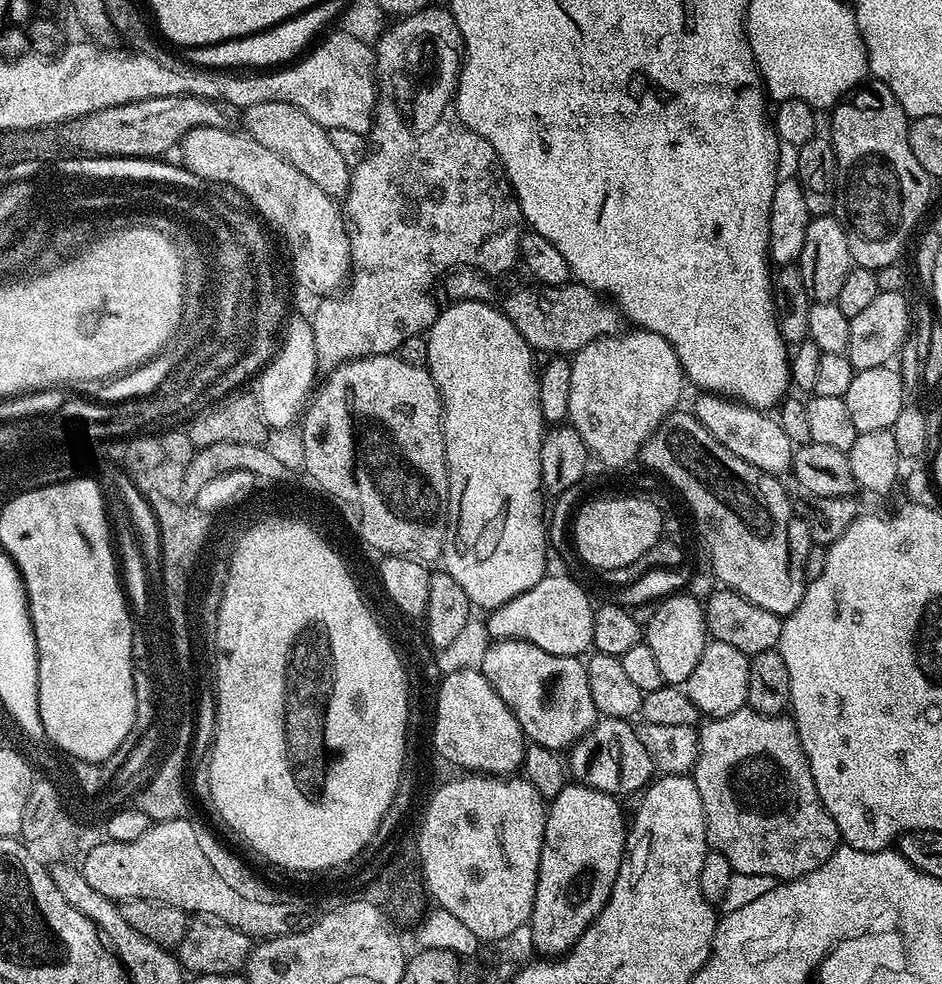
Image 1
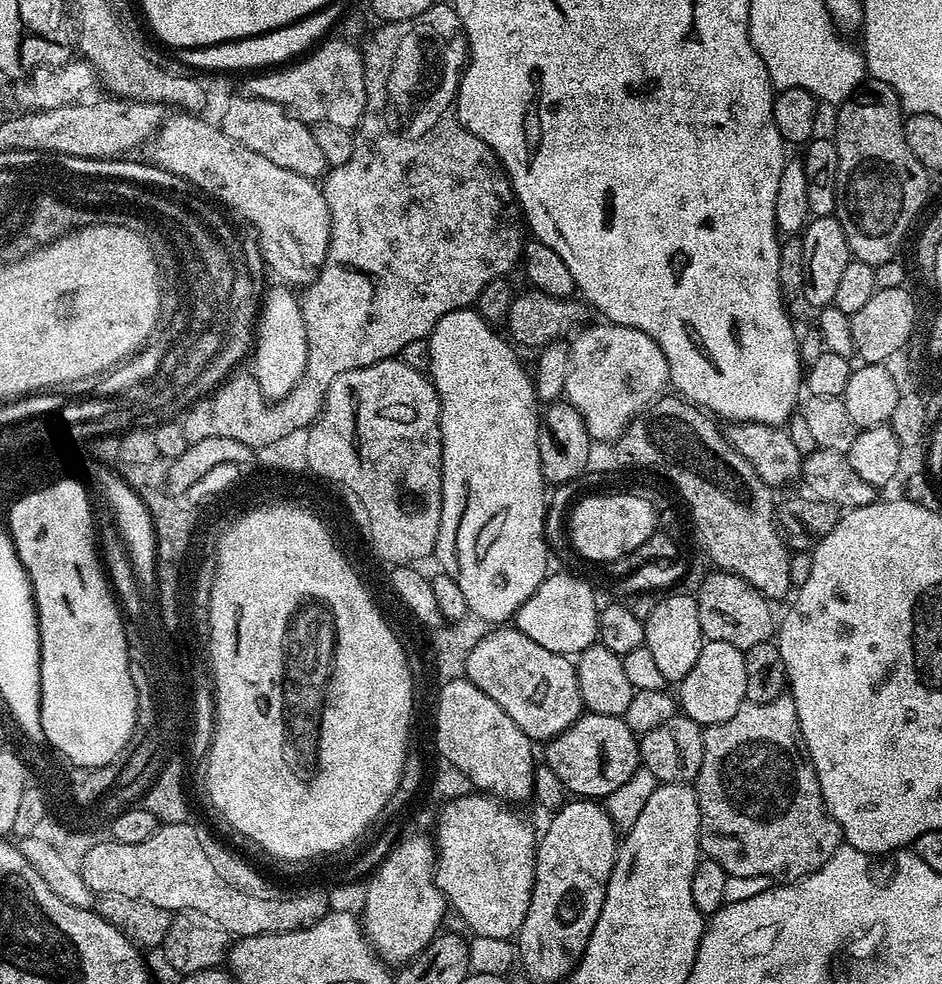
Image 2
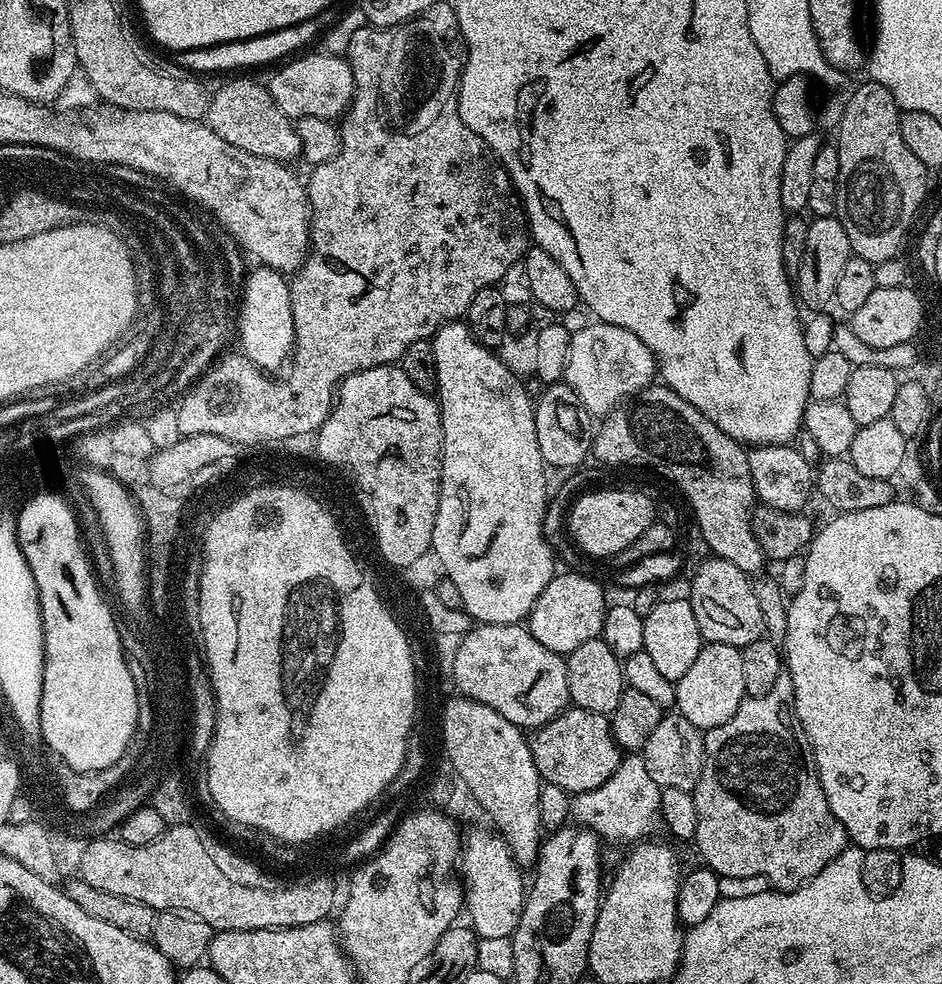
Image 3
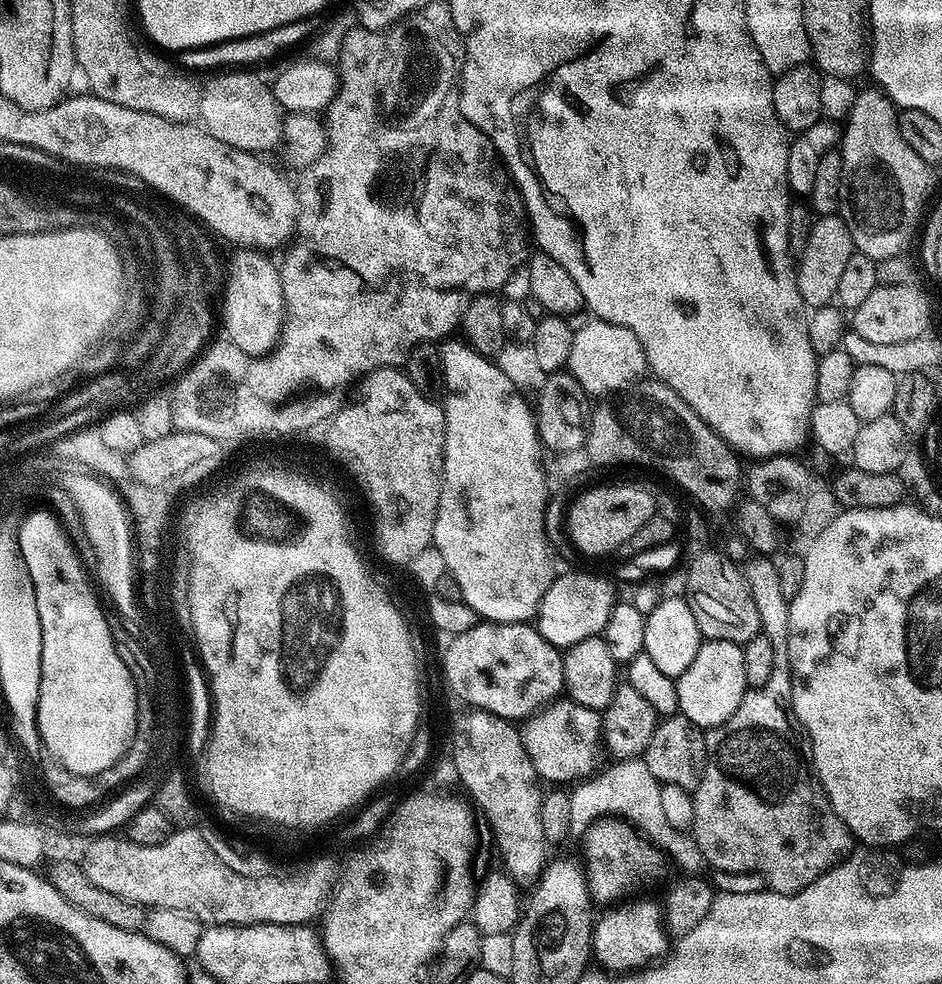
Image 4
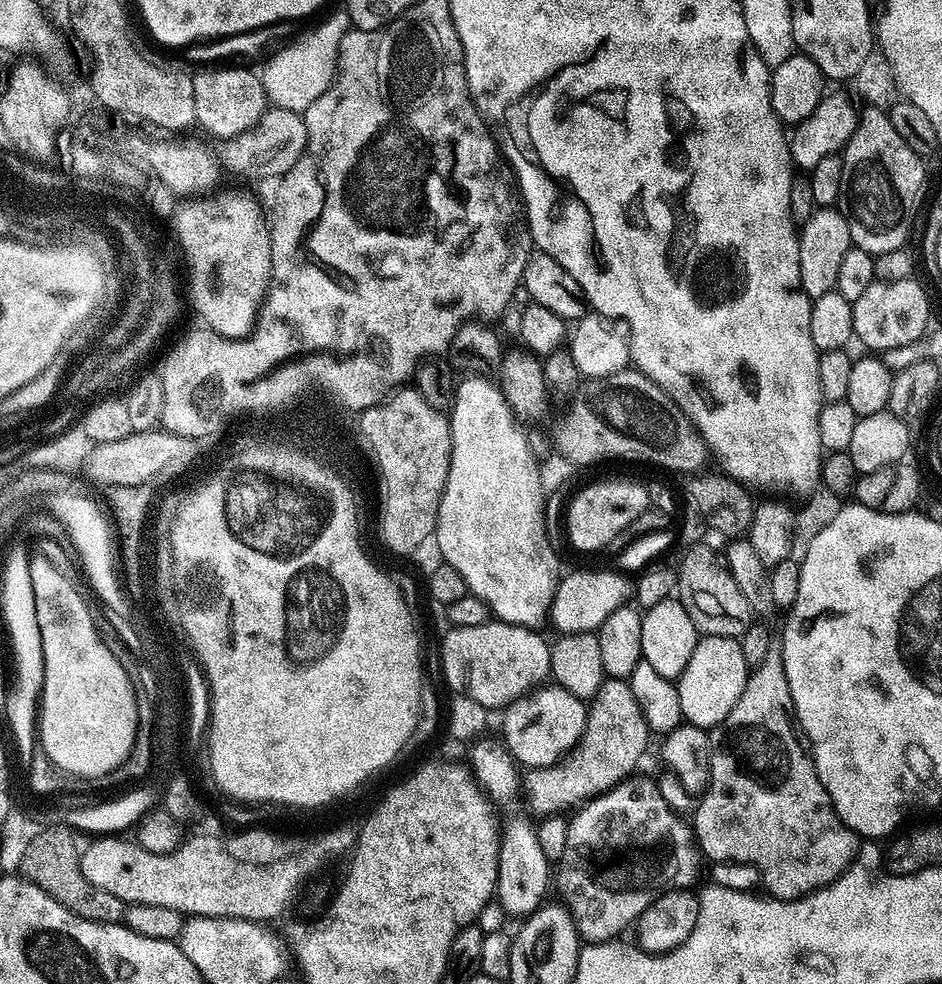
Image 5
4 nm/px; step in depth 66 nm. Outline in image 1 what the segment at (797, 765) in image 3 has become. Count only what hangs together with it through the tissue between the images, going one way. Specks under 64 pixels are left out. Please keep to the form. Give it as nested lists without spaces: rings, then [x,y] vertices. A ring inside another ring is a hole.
[[[745,706],[729,716],[712,718],[701,723],[698,731],[700,733],[698,758],[696,759],[696,767],[692,769],[690,775],[692,781],[698,786],[698,794],[702,794],[704,821],[706,822],[711,851],[725,855],[730,862],[733,873],[740,875],[741,872],[744,876],[773,876],[771,879],[776,882],[797,880],[799,876],[805,876],[818,870],[818,866],[822,866],[822,862],[826,862],[826,858],[830,858],[830,854],[834,854],[836,849],[841,847],[840,831],[834,818],[830,818],[826,806],[822,806],[822,798],[818,798],[818,786],[814,786],[814,774],[810,774],[810,762],[806,758],[806,750],[802,746],[796,722],[791,715],[767,716],[766,714],[758,714],[753,708]]]

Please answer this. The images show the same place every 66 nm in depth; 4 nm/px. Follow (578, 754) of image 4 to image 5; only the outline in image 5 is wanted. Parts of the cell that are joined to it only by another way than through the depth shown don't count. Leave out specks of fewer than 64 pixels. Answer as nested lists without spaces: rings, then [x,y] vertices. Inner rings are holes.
[[[542,686],[503,709],[502,743],[525,769],[549,768],[560,763],[579,744],[588,721],[585,701],[559,686]]]

